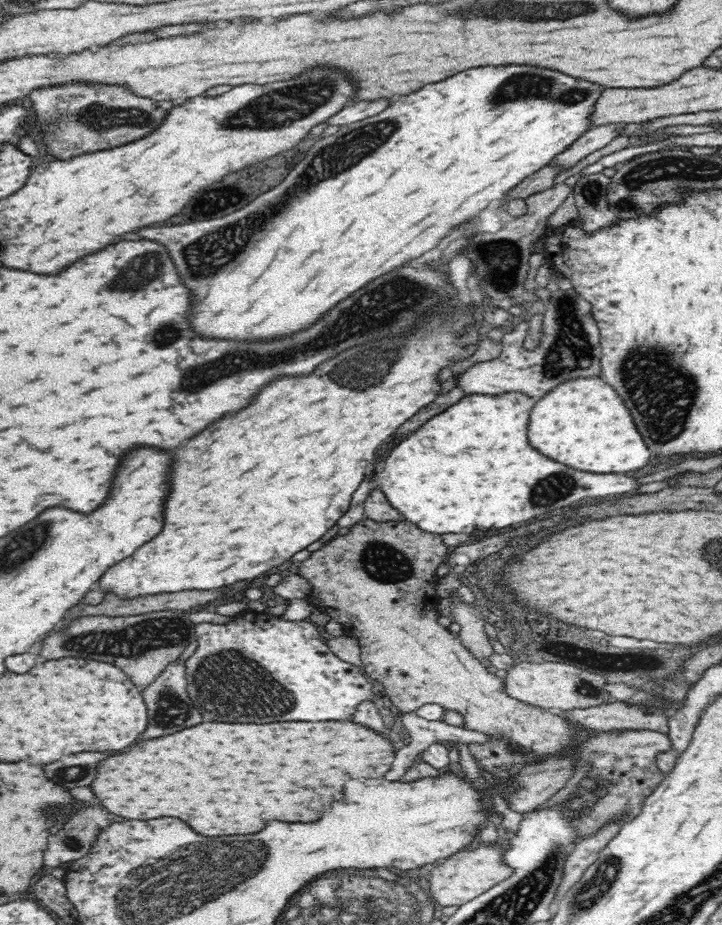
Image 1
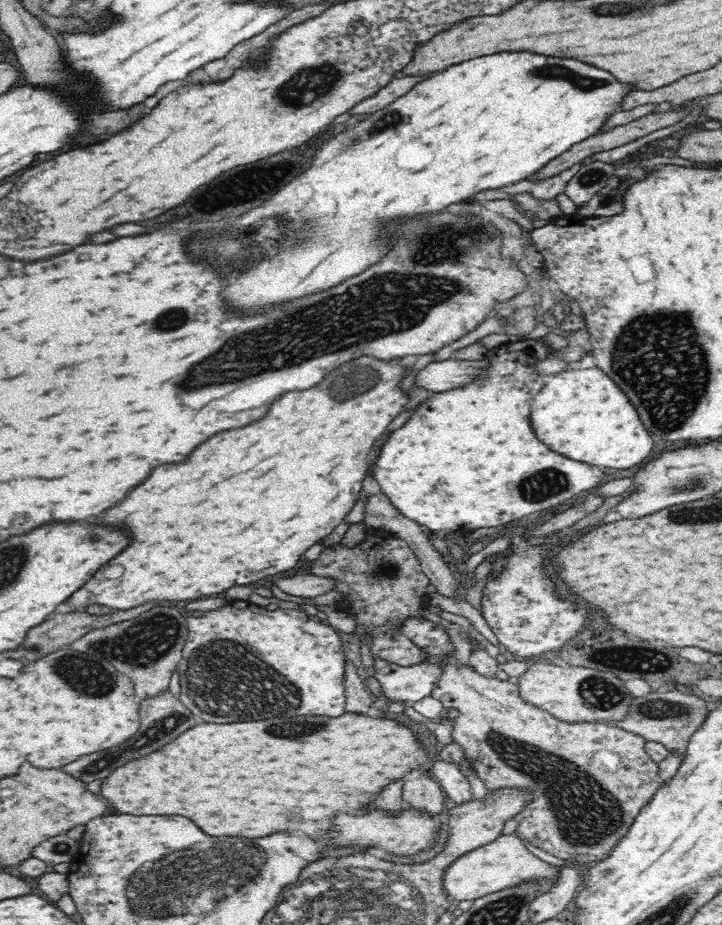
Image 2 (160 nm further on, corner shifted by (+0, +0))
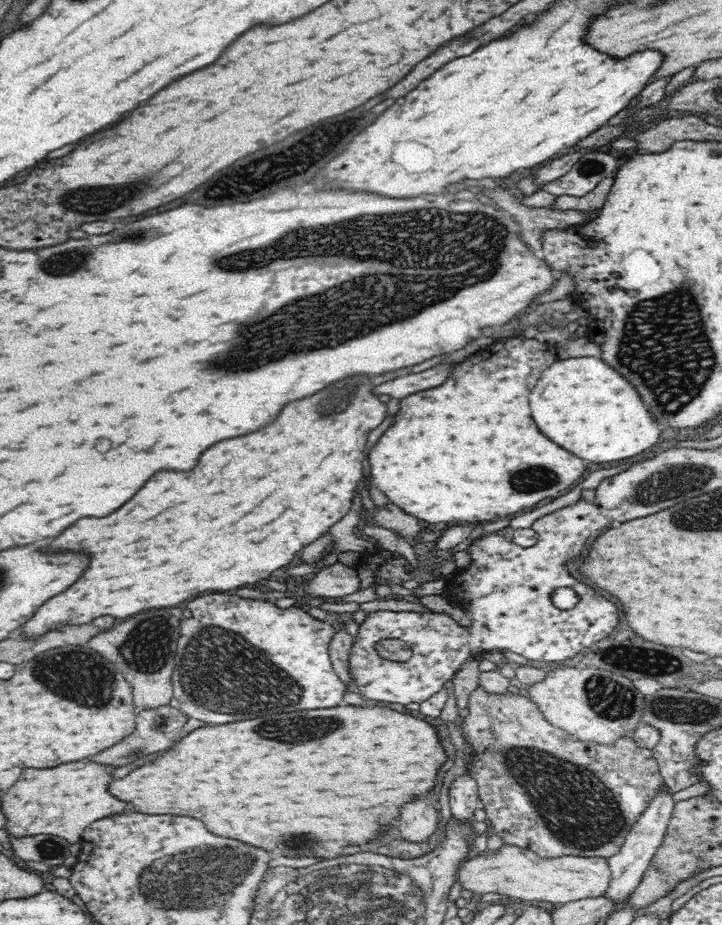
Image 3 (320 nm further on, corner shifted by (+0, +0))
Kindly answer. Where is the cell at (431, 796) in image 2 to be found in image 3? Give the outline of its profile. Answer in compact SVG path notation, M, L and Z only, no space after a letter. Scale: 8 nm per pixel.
M426 798L408 802L404 804L398 822L400 838L410 843L426 845L427 839L436 833L439 820L436 808Z

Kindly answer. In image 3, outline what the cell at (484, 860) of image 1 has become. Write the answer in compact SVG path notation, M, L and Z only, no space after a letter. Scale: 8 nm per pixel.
M503 845L496 852L485 852L468 860L458 868L458 880L462 889L484 893L496 892L516 897L523 902L548 902L564 905L576 900L603 896L610 888L612 874L608 858L578 857L575 855L558 858L542 858L534 852L516 846Z

